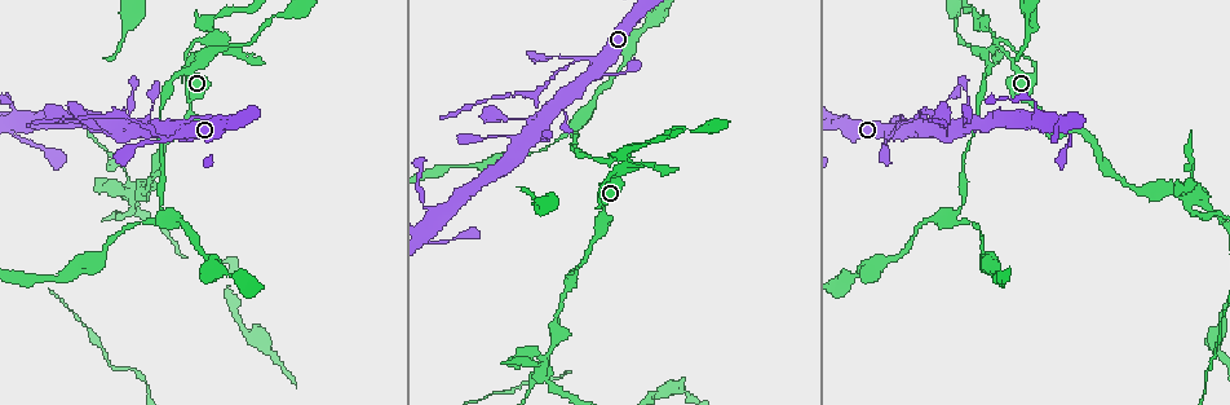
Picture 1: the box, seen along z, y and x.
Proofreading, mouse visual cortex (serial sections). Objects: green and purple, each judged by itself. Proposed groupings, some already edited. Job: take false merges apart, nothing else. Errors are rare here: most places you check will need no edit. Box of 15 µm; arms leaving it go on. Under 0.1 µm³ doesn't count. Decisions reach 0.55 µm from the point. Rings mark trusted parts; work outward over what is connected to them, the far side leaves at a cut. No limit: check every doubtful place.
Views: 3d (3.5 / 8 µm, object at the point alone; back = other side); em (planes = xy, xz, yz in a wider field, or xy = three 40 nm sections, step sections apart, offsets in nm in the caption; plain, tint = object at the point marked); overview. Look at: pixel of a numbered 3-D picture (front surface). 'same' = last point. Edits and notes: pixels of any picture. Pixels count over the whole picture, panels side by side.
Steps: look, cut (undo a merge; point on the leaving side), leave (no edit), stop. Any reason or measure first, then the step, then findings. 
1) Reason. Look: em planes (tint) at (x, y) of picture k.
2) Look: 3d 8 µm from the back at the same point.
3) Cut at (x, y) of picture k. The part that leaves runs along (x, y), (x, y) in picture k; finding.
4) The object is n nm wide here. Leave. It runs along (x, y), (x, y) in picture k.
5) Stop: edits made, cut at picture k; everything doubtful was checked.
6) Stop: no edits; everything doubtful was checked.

Sudden change in width. Look: 3d 3.5 µm at (212, 54) of picture 1.

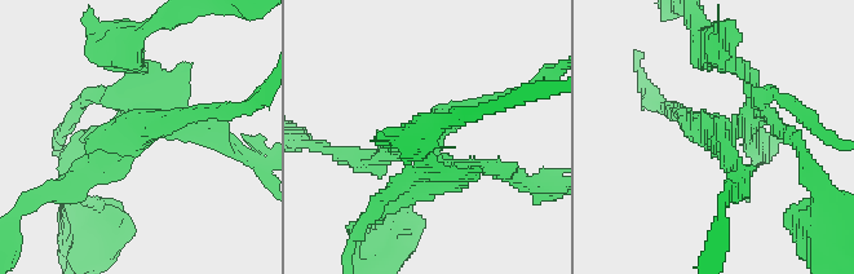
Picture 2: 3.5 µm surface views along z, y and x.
Look: em xy step 5 (tint) at (727, 134) of picture 2.

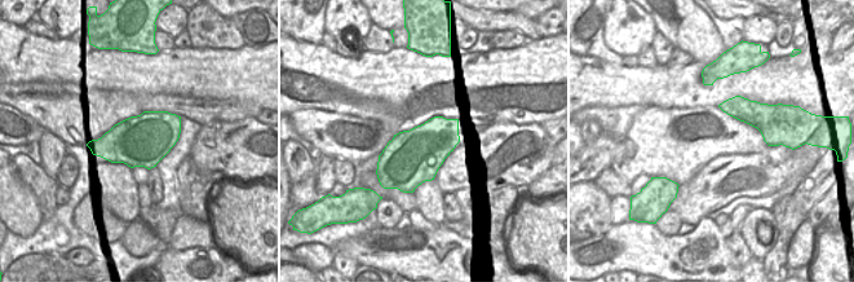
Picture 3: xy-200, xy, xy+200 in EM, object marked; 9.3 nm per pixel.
Leave. It runs along (114, 128), (150, 119), (70, 188) in picture 2; one cell here.

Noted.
Sharp bend. Look: 3d 3.5 µm at (622, 152) of picture 1.

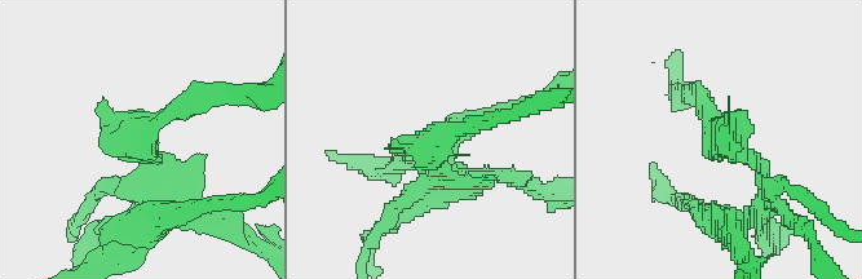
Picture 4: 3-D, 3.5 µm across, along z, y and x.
Leave. All the same cell.

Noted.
Three-way junction. Look: 3d 3.5 µm at (955, 218) of picture 1.

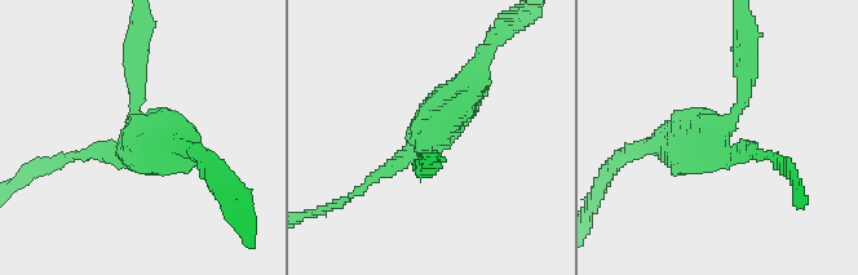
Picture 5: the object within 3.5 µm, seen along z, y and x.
3 arms meet here; the arms are 150, 250, 450 nm wide. Look: em planes (tint) at (712, 143) of picture 5.

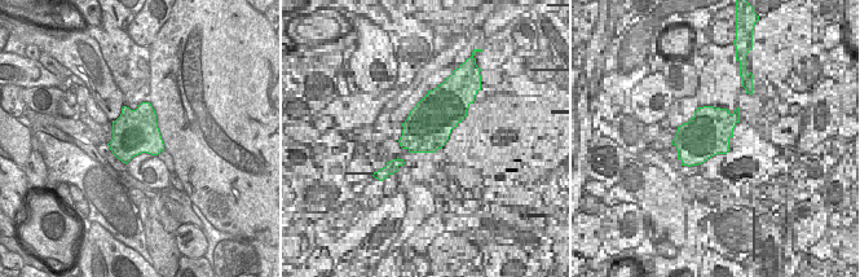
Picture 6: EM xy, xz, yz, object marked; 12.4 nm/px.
The object is 550 nm wide here. Leave. It runs along (744, 61), (744, 97), (715, 141), (649, 145) in picture 5; continuous, no second cell.

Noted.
Sharp bend. Look: 3d 3.5 µm at (540, 360) of picture 1.

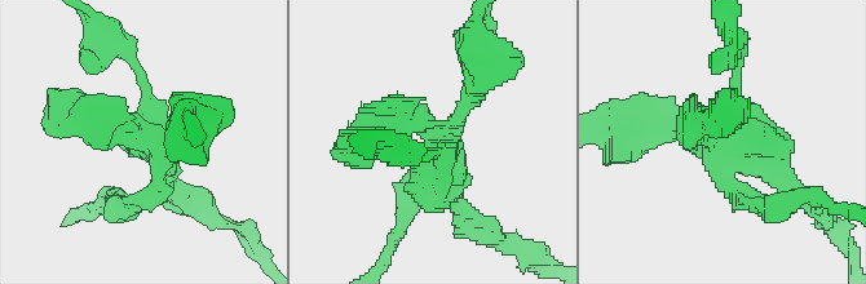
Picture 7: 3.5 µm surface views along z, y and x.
Shape alone is not enough. Look: em xy step 5 (tint) at (154, 148) of picture 7.

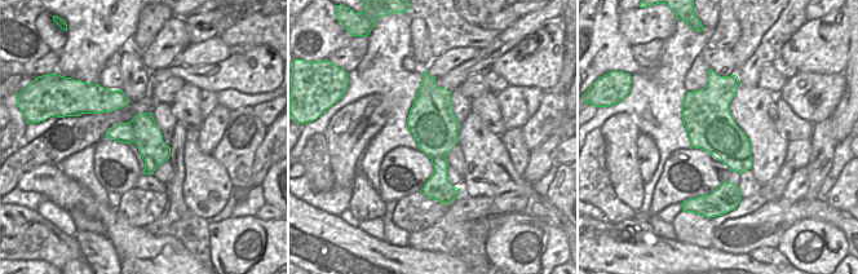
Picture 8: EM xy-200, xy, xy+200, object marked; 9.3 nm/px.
The object is 440 nm wide here. Leave. It runs along (644, 127), (752, 146), (782, 182) in picture 7; one cell here.

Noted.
Stop: no edits; everything doubtful was checked.

